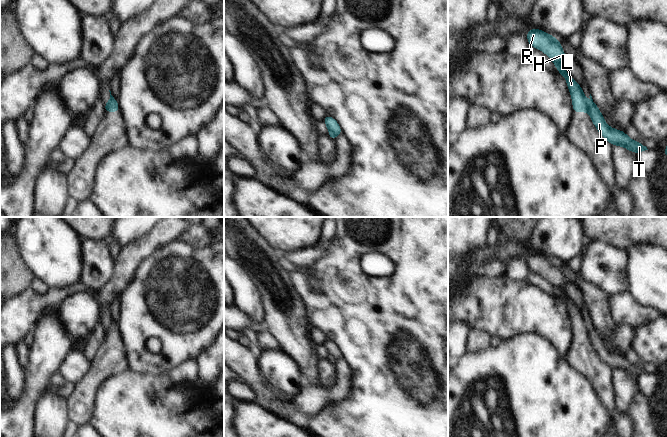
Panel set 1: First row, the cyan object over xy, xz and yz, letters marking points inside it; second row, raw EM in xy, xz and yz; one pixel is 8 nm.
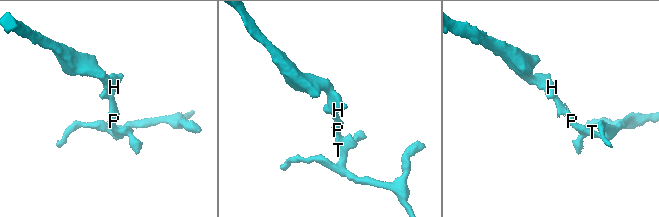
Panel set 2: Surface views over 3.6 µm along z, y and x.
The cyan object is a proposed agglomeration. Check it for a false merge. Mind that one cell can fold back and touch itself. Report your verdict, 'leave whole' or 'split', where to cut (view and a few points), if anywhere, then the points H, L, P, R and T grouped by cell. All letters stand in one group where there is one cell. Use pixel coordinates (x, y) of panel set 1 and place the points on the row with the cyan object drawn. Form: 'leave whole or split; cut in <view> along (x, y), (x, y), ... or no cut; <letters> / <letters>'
split; cut in yz along (586, 102), (589, 111); H L R / P T

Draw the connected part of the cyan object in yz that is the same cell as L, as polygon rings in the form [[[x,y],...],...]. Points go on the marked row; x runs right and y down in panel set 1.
[[[531,29],[526,33],[530,47],[538,48],[544,52],[555,64],[557,71],[566,79],[573,103],[573,114],[576,112],[589,112],[586,98],[581,86],[570,76],[564,68],[566,55],[560,40],[540,30]]]

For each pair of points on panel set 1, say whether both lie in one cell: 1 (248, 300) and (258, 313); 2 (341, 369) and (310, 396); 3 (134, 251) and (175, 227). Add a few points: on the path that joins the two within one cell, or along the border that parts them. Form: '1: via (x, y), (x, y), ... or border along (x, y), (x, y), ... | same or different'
1: via (250, 303), (255, 310) | same
2: via (341, 380), (328, 395), (321, 396) | same
3: via (144, 246), (165, 231) | same

